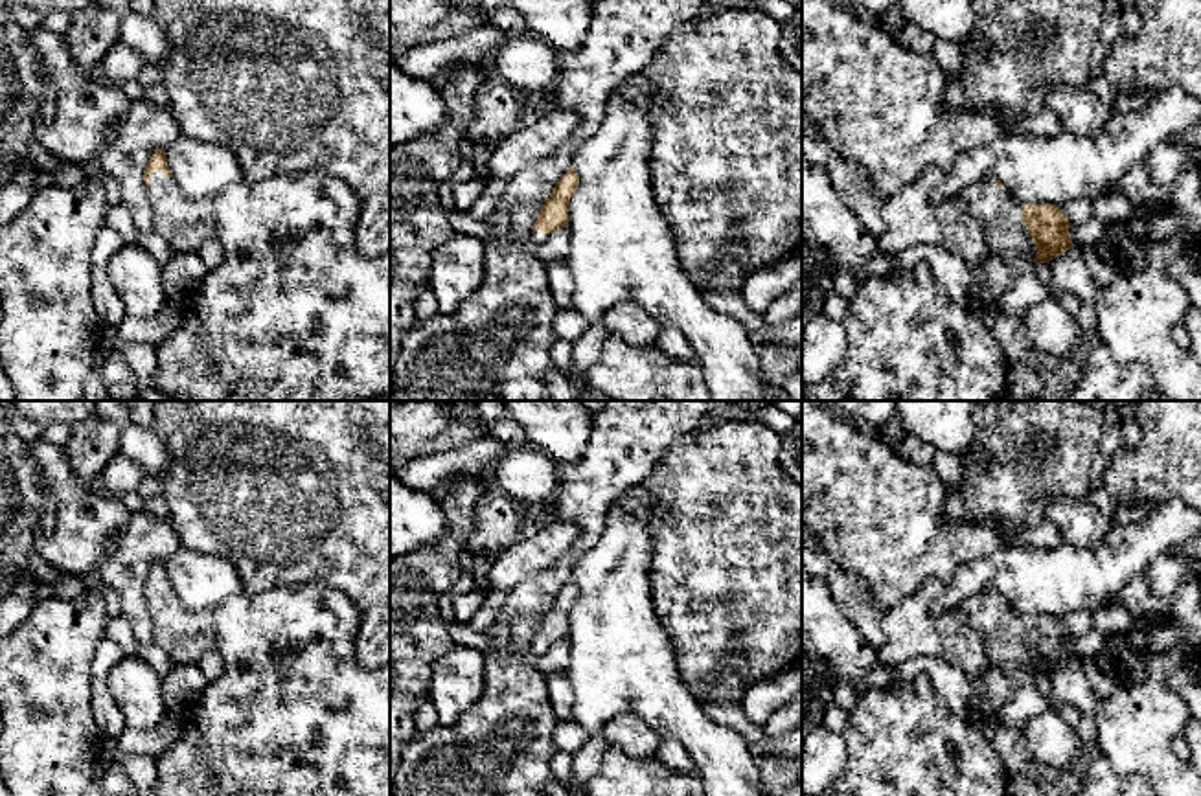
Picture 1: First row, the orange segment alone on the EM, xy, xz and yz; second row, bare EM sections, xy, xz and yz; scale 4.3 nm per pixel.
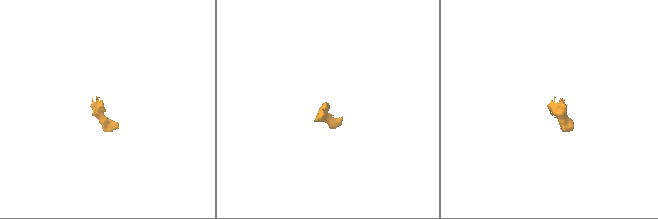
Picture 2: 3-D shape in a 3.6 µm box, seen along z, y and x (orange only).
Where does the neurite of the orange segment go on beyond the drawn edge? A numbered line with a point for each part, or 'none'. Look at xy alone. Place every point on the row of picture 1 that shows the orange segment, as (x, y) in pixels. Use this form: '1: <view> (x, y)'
1: xy (186, 223)

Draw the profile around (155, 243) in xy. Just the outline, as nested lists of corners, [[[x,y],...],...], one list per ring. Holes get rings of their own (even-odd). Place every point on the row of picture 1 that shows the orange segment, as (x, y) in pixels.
[[[160,232],[138,233],[138,244],[143,246],[162,267],[177,254]]]

